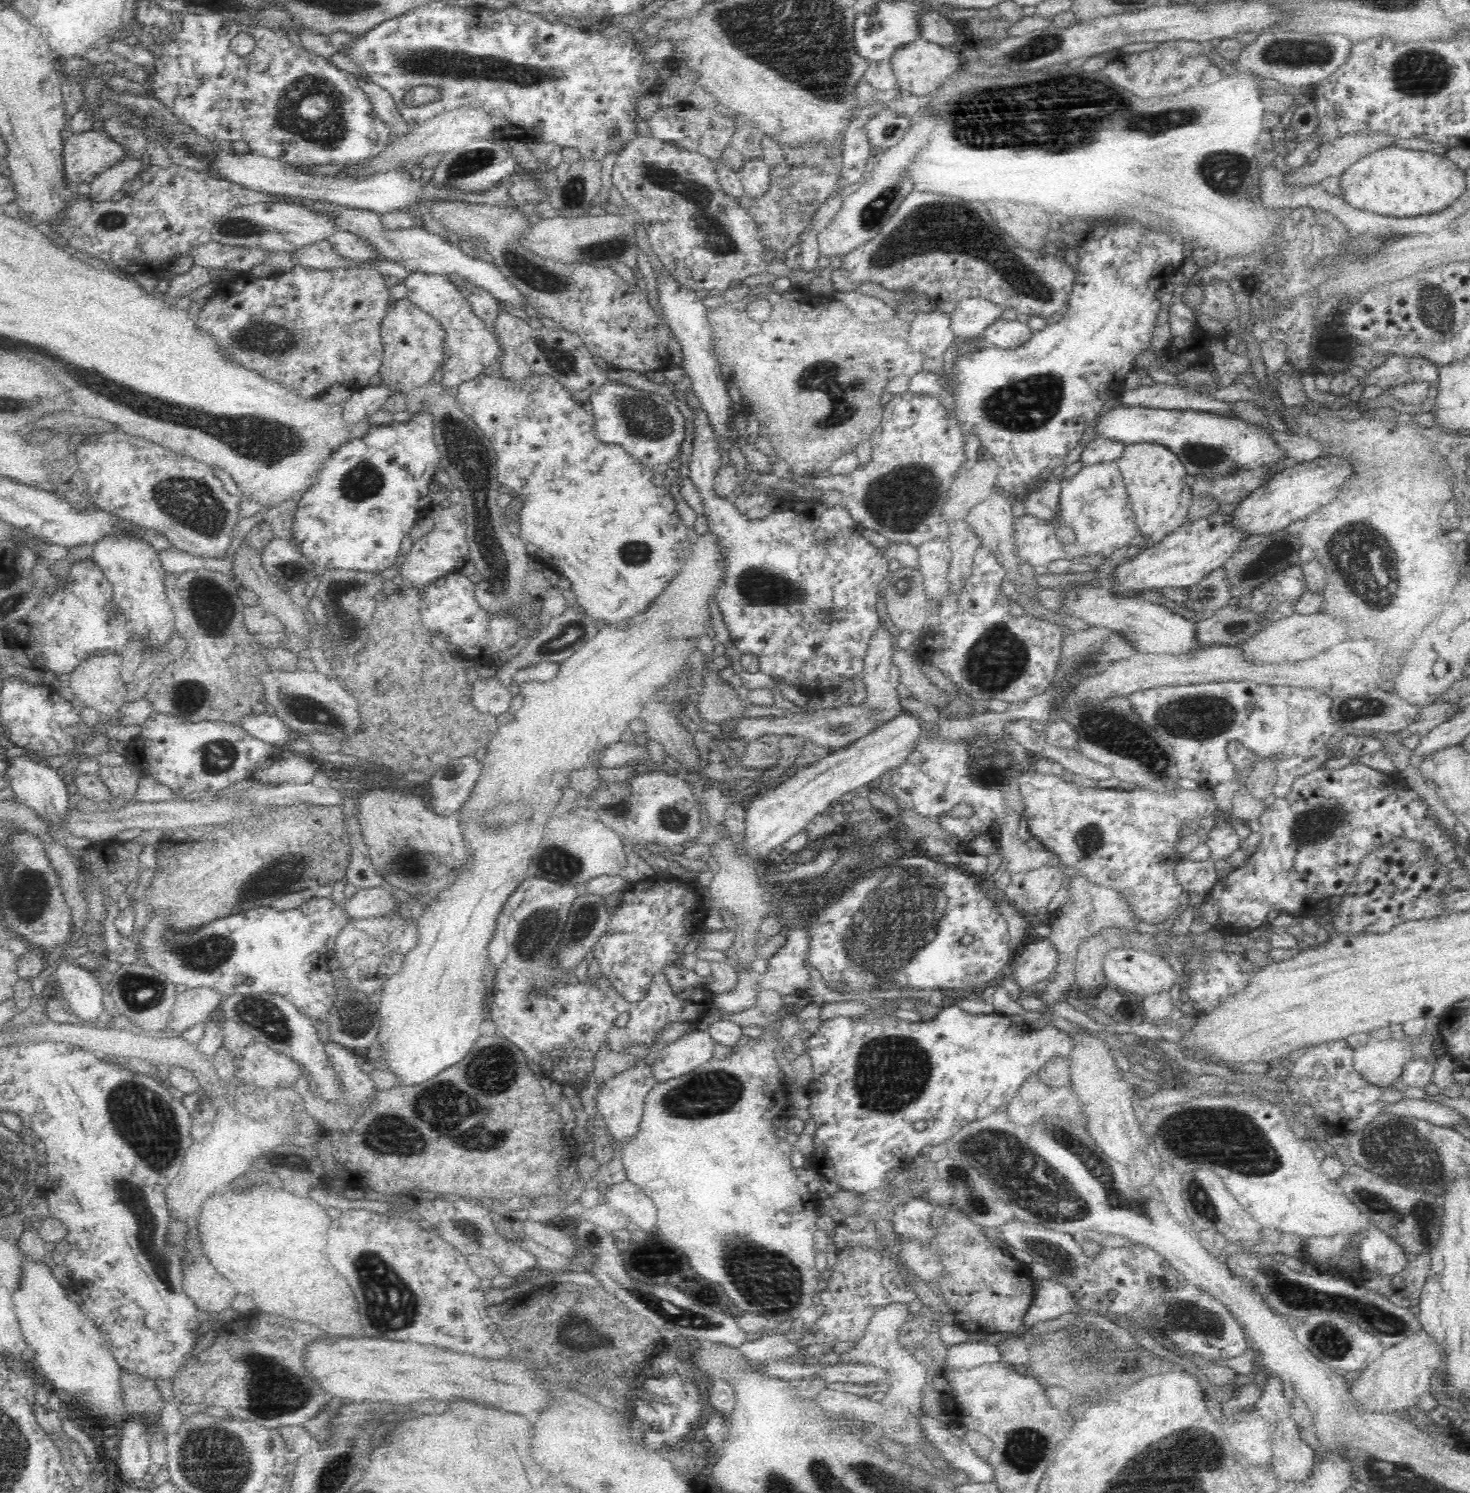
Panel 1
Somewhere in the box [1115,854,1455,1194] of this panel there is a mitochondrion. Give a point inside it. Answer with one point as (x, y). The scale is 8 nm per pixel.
(1221, 1137)

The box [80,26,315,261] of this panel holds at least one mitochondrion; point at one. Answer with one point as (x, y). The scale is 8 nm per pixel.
(229, 228)

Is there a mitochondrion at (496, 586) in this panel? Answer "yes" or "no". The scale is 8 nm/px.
yes

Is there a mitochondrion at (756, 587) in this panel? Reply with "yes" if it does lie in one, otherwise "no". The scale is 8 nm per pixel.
yes

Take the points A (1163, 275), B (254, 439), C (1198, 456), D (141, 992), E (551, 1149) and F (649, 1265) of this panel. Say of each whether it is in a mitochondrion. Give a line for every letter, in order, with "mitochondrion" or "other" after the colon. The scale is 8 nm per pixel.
A: other
B: mitochondrion
C: mitochondrion
D: mitochondrion
E: other
F: mitochondrion

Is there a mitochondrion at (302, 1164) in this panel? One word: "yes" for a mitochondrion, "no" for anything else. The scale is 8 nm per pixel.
no

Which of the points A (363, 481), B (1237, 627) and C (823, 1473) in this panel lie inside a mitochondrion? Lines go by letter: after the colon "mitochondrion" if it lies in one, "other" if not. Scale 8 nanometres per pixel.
A: mitochondrion
B: mitochondrion
C: mitochondrion

